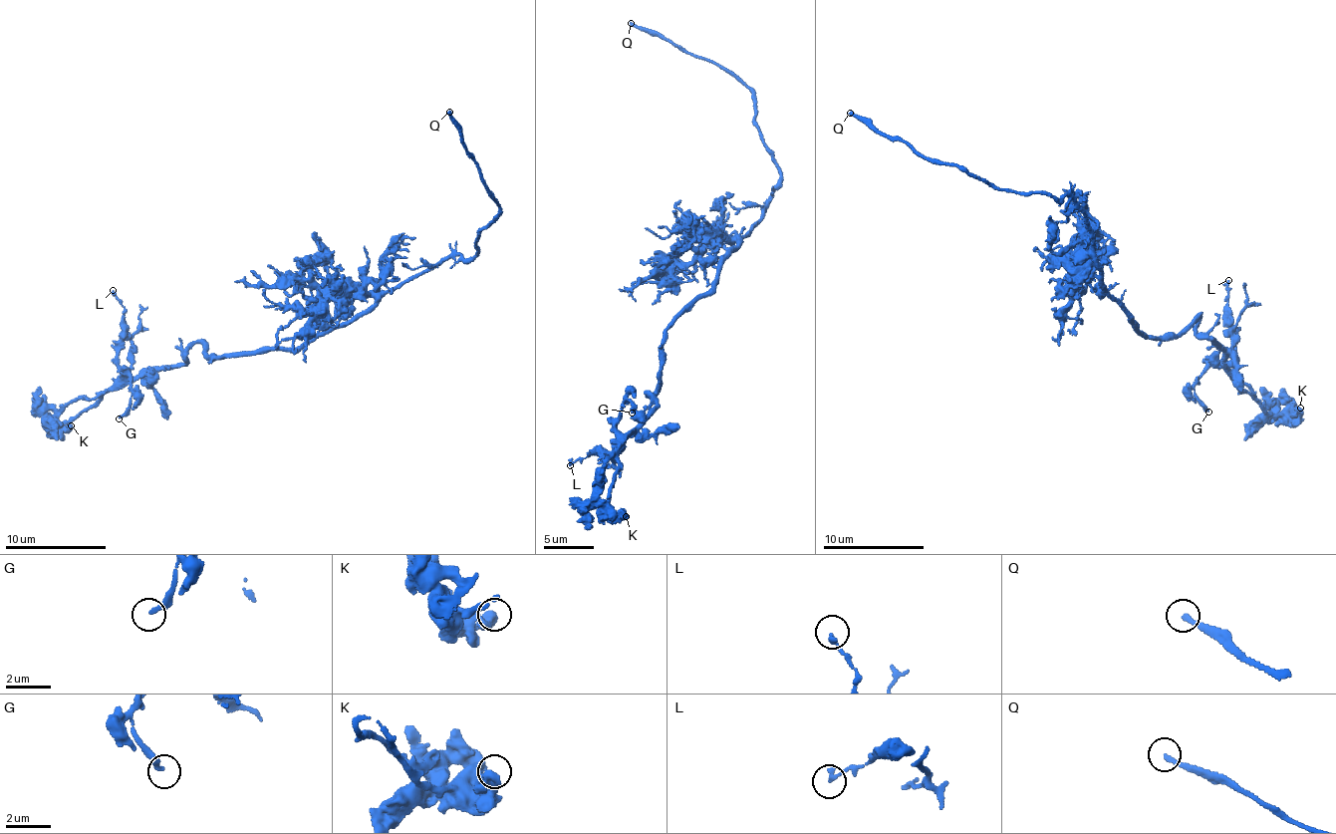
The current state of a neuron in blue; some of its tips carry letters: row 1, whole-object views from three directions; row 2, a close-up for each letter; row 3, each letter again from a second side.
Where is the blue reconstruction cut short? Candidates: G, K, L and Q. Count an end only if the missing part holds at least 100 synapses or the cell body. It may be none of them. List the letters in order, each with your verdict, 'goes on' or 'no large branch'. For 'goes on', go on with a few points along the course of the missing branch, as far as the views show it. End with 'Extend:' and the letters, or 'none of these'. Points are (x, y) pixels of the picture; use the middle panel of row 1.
G: no large branch
K: no large branch
L: no large branch
Q: goes on
Extend: Q

